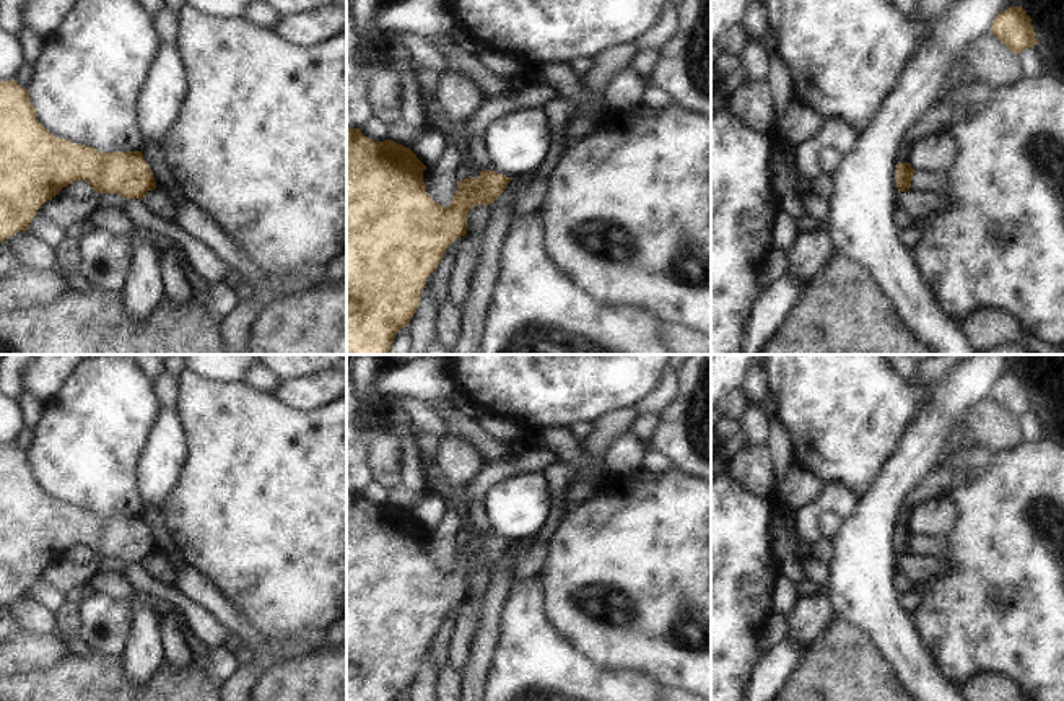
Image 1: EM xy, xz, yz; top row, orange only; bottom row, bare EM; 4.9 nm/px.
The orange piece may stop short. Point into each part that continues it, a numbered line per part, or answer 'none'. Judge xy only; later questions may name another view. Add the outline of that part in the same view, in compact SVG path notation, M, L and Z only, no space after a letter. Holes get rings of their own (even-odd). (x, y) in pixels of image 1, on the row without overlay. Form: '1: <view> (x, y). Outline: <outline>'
none.

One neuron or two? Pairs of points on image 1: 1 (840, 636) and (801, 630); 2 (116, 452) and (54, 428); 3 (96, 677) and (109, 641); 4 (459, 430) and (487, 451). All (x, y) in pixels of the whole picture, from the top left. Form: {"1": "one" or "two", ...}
{"1": "two", "2": "one", "3": "two", "4": "one"}

